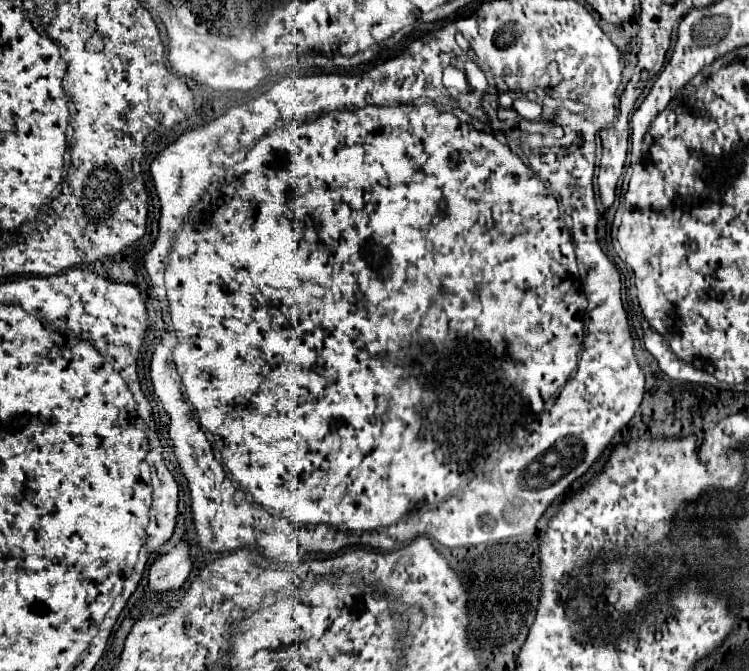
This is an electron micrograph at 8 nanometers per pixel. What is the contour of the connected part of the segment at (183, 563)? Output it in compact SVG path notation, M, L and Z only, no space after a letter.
M182 540L174 546L174 550L162 558L158 558L148 574L148 590L152 596L164 596L168 592L176 592L184 586L190 574L192 562L188 544Z

